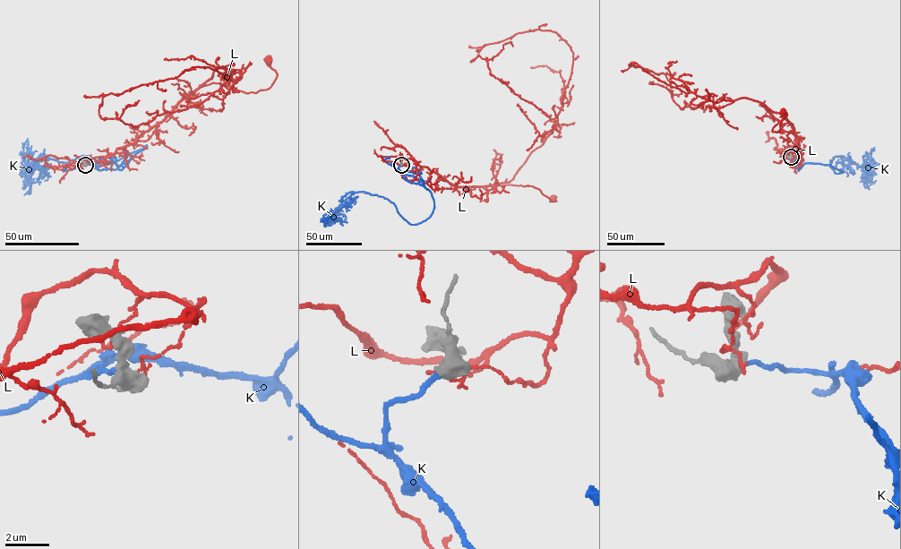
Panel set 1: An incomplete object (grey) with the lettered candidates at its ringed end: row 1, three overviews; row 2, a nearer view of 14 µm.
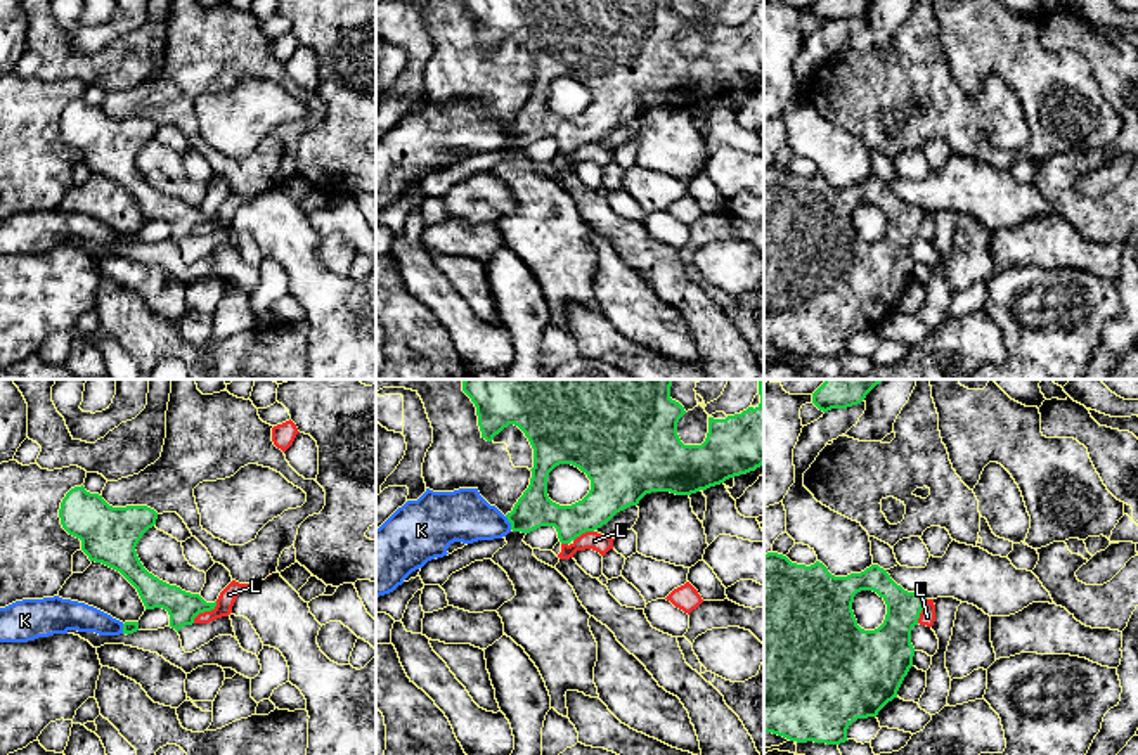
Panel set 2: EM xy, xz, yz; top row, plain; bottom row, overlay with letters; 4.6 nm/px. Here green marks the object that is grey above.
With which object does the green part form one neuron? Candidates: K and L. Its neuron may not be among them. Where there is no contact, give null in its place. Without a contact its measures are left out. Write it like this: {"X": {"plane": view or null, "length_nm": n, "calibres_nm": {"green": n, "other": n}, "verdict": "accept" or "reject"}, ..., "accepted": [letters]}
{"K": {"plane": "xz", "length_nm": 70, "calibres_nm": {"green": 170, "other": 240}, "verdict": "accept"}, "L": {"plane": "xy", "length_nm": 160, "calibres_nm": {"green": 150, "other": 80}, "verdict": "reject"}, "accepted": ["K"]}

